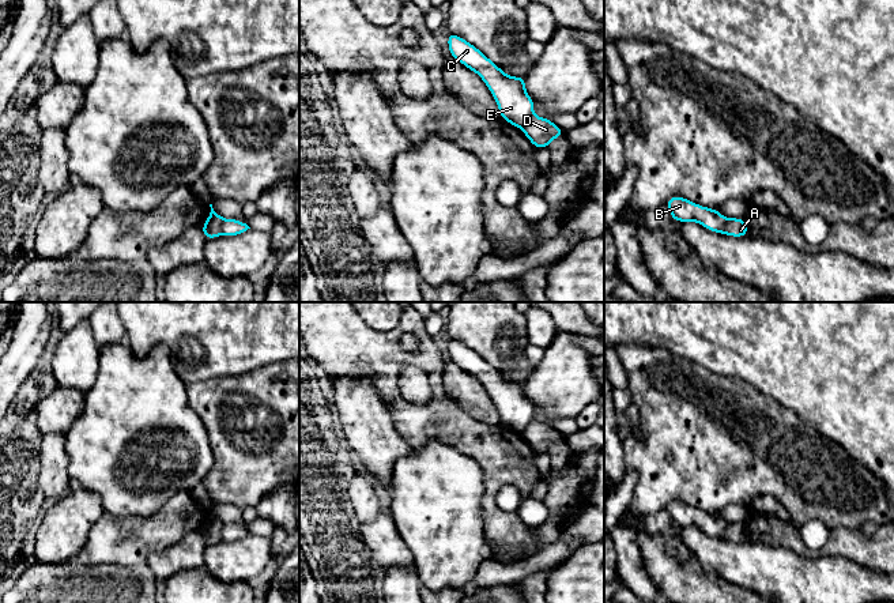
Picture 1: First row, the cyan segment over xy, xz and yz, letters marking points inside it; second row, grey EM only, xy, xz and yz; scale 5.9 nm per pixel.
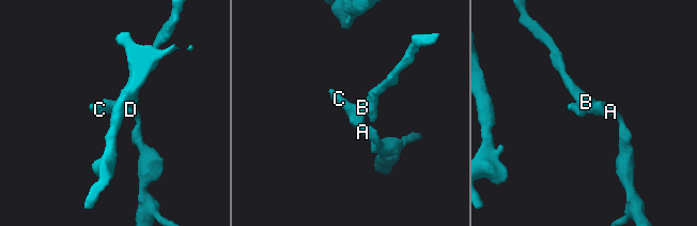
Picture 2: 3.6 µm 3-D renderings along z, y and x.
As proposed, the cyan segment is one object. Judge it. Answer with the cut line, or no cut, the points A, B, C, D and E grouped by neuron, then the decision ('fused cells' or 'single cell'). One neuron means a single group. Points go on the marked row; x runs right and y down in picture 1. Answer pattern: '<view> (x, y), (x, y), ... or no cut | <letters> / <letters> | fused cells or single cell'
xy (225, 219), (221, 234) | A D / B C E | fused cells

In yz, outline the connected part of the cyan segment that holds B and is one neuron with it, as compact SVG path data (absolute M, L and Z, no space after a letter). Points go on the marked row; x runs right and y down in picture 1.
M672 196L665 206L669 208L671 218L676 222L698 222L705 229L725 234L728 218L723 216L716 208L706 208L682 196Z

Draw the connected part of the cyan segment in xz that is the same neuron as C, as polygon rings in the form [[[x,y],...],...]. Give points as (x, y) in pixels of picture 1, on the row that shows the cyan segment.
[[[448,33],[448,46],[452,57],[478,74],[491,91],[502,120],[523,128],[533,116],[533,99],[525,91],[525,76],[506,75],[476,46],[461,37]]]

